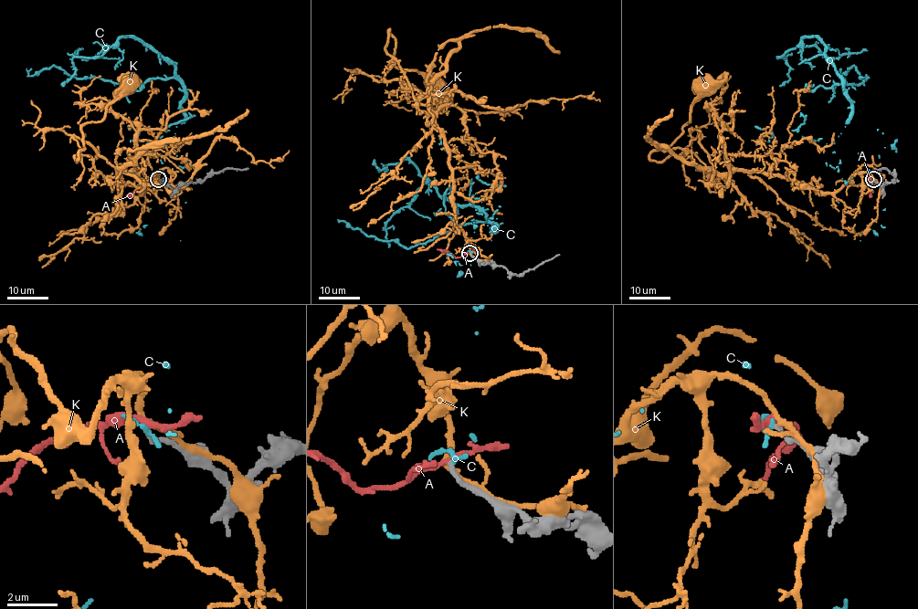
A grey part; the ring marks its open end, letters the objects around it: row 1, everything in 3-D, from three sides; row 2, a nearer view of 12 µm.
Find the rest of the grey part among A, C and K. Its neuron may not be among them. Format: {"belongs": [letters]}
{"belongs": []}

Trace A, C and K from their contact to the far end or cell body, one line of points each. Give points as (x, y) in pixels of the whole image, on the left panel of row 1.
A: (158, 180), (143, 182), (126, 196)
C: (159, 180), (184, 117), (172, 64), (121, 36), (100, 57), (74, 57), (63, 86)
K: (159, 180), (142, 192), (134, 173), (105, 176), (89, 156), (74, 157), (81, 127), (129, 84)

